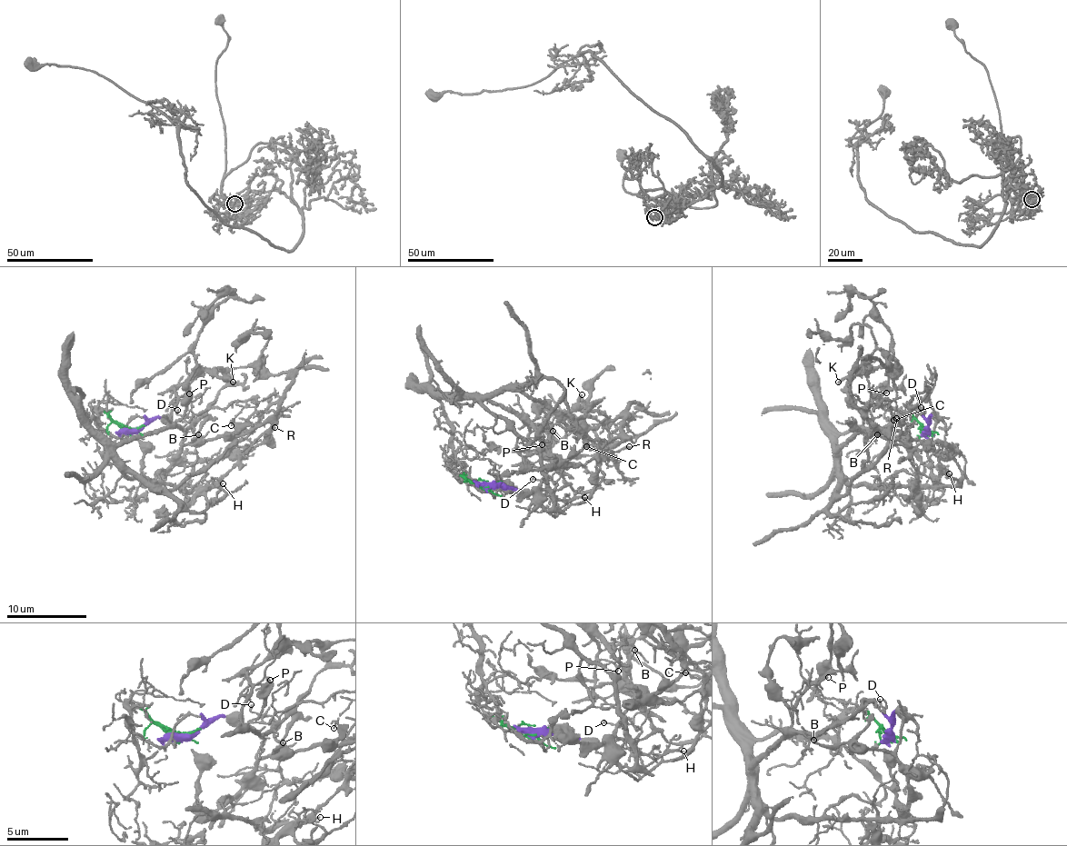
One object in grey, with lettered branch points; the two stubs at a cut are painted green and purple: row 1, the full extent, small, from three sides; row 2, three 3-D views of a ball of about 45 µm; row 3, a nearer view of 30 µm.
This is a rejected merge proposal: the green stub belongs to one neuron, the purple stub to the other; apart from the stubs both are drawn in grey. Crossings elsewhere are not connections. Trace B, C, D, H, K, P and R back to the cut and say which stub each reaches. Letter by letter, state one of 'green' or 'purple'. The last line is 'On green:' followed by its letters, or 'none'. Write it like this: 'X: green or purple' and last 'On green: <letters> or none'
B: purple
C: green
D: green
H: green
K: purple
P: green
R: green
On green: C, D, H, P, R

